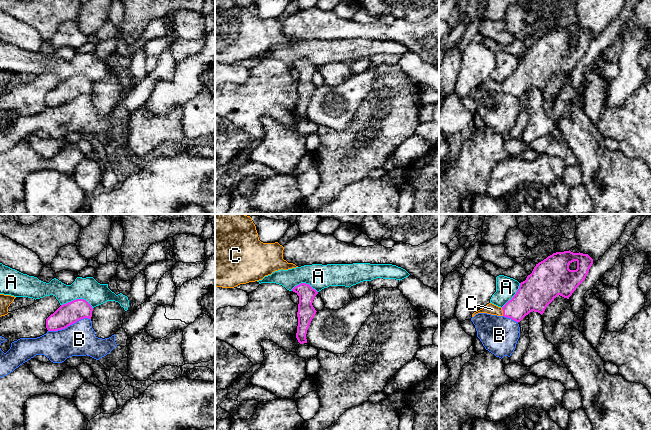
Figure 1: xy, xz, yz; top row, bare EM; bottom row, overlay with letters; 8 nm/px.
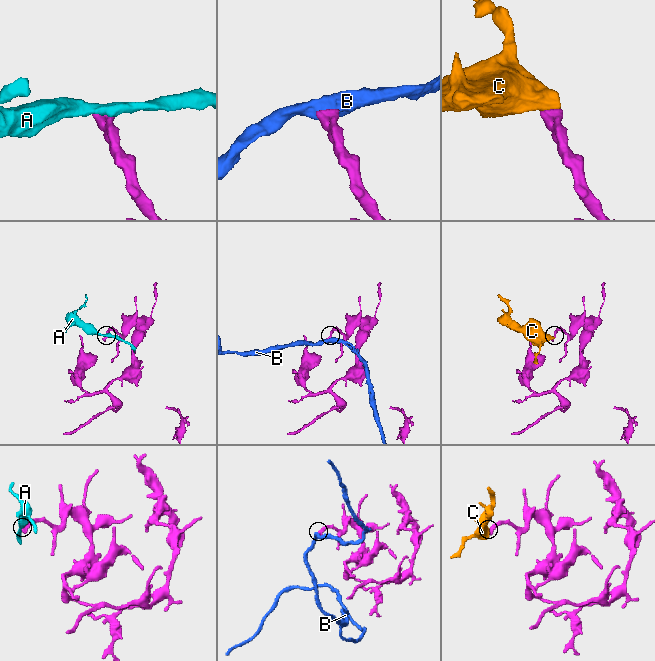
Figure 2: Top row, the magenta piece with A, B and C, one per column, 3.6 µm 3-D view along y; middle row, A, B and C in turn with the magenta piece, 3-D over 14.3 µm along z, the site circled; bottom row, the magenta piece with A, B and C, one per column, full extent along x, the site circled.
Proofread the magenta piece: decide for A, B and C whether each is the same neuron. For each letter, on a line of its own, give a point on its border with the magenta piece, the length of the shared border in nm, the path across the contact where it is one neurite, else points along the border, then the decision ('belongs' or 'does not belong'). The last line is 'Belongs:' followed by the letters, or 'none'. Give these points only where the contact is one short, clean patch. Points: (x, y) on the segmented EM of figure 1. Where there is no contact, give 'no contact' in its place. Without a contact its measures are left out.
A: xy (77, 299) | 260 nm | along xy (61, 304), (76, 299), (84, 299), (92, 308) | does not belong
B: xy (69, 325) | 360 nm | along xy (90, 318), (81, 318), (64, 328), (48, 331) | does not belong
C: yz (503, 312) | 70 nm | across yz (529, 297), (516, 309), (503, 312), (490, 308) | belongs
Belongs: C

